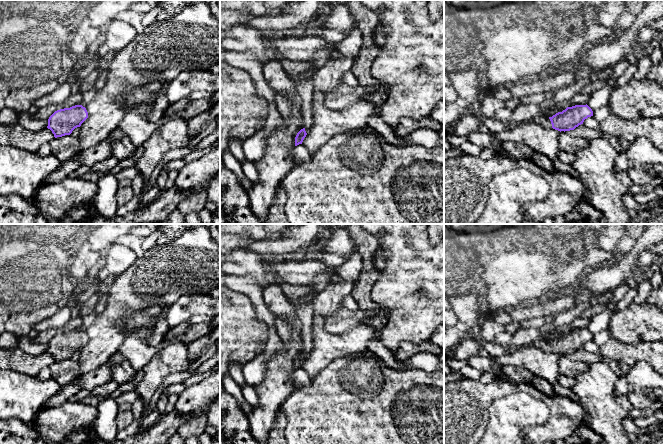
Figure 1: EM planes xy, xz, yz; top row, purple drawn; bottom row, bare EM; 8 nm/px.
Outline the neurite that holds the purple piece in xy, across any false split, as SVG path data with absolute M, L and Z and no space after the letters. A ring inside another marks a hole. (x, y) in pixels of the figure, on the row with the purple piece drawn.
M75 105L55 111L48 119L47 128L52 131L54 137L70 135L72 131L80 127L88 118L88 112L82 105Z

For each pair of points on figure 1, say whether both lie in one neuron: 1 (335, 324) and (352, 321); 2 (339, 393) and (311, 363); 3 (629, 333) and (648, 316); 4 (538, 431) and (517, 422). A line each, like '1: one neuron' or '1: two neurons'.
1: one neuron
2: two neurons
3: one neuron
4: two neurons

